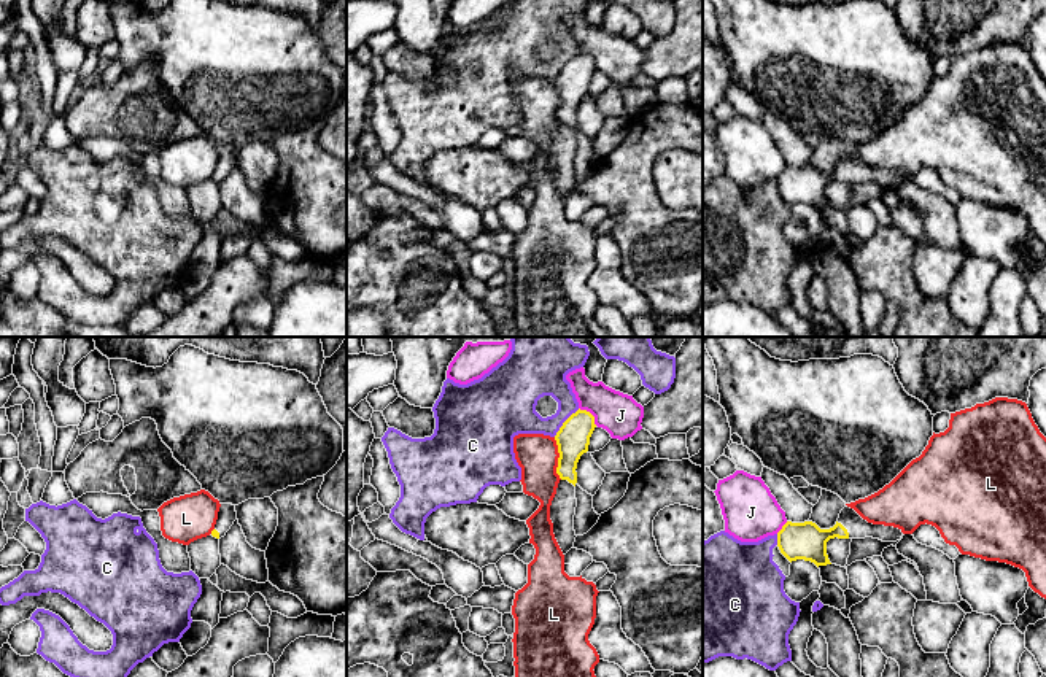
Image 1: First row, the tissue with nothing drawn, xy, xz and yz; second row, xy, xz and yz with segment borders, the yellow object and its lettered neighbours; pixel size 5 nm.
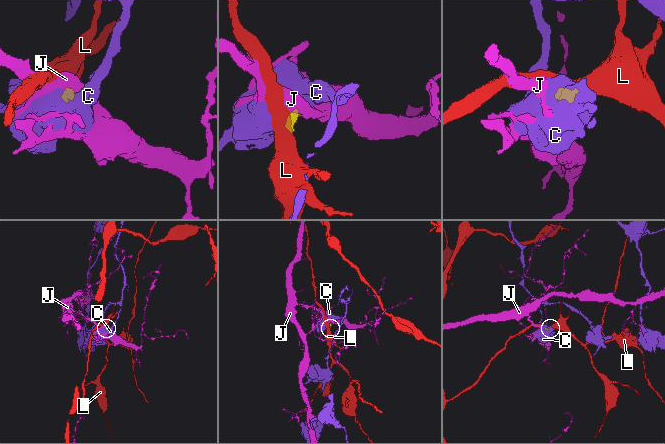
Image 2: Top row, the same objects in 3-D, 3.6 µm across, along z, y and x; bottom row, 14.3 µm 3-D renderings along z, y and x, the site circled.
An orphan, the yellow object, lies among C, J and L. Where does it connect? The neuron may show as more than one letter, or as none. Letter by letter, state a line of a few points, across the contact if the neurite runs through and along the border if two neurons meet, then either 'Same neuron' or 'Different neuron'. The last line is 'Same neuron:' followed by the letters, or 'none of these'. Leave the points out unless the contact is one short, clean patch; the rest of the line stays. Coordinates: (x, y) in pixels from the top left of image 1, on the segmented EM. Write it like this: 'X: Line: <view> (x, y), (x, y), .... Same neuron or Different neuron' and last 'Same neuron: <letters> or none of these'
C: Line: xz (579, 409), (553, 436). Different neuron
J: Line: xz (579, 407), (585, 409), (596, 425). Different neuron
L: Line: xz (553, 437), (558, 447), (557, 474), (561, 479). Different neuron
Same neuron: none of these

